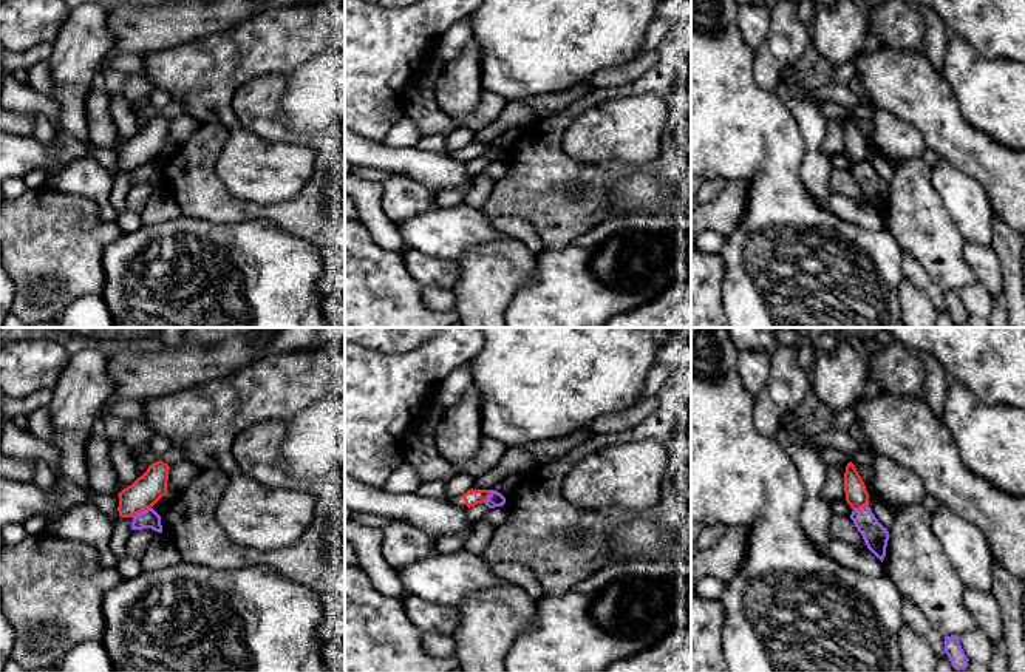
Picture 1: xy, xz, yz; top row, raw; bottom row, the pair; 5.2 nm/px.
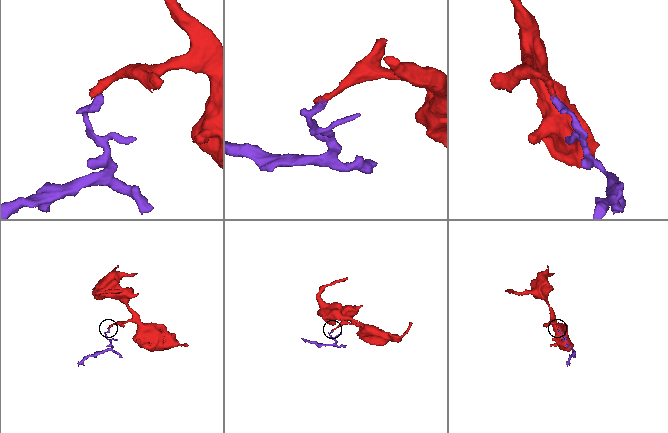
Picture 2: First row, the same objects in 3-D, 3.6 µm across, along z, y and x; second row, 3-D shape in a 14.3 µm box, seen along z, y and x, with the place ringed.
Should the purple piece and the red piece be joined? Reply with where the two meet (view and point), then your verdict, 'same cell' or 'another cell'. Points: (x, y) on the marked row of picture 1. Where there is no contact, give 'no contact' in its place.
contact xy (141, 512); another cell

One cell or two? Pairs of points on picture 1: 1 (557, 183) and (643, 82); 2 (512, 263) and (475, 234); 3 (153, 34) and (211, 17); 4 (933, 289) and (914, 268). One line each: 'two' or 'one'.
1: one
2: two
3: one
4: one

